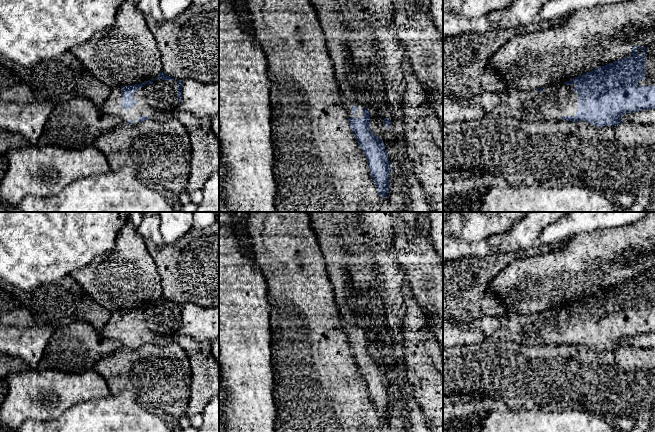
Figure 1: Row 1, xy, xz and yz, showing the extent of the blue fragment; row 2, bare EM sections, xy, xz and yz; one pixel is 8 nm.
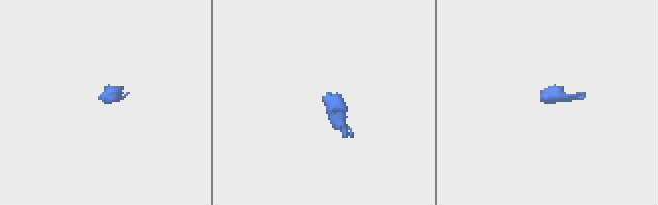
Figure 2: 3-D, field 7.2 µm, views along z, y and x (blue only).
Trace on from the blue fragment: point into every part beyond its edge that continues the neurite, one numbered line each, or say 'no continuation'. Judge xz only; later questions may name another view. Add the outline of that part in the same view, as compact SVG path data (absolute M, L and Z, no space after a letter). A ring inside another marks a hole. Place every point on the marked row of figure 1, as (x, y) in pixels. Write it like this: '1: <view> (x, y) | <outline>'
1: xz (369, 81) | M353 65L347 66L349 70L349 79L359 94L365 94L371 99L368 105L373 105L379 109L384 118L392 119L392 114L386 101L386 93L382 76L376 66L370 66L364 70L357 70ZM339 89L339 98L341 107L346 111L348 118L354 116L359 119L361 111L368 105L356 100L351 100L345 96Z

